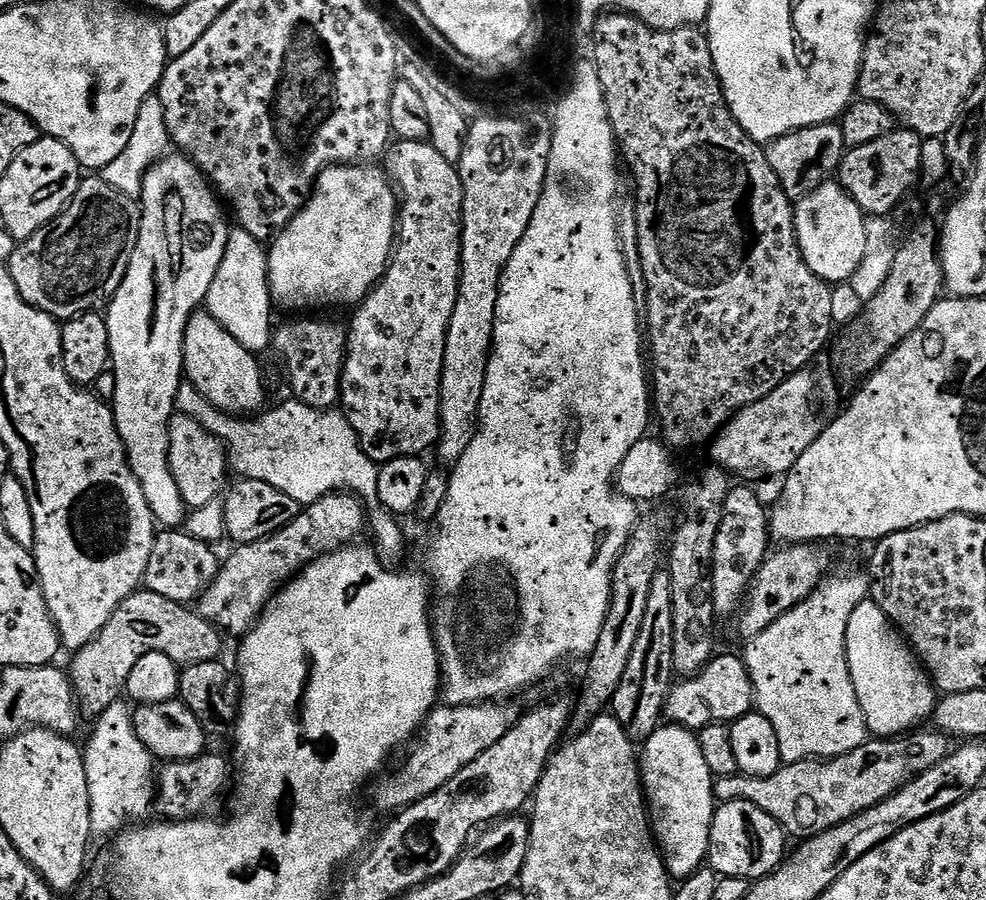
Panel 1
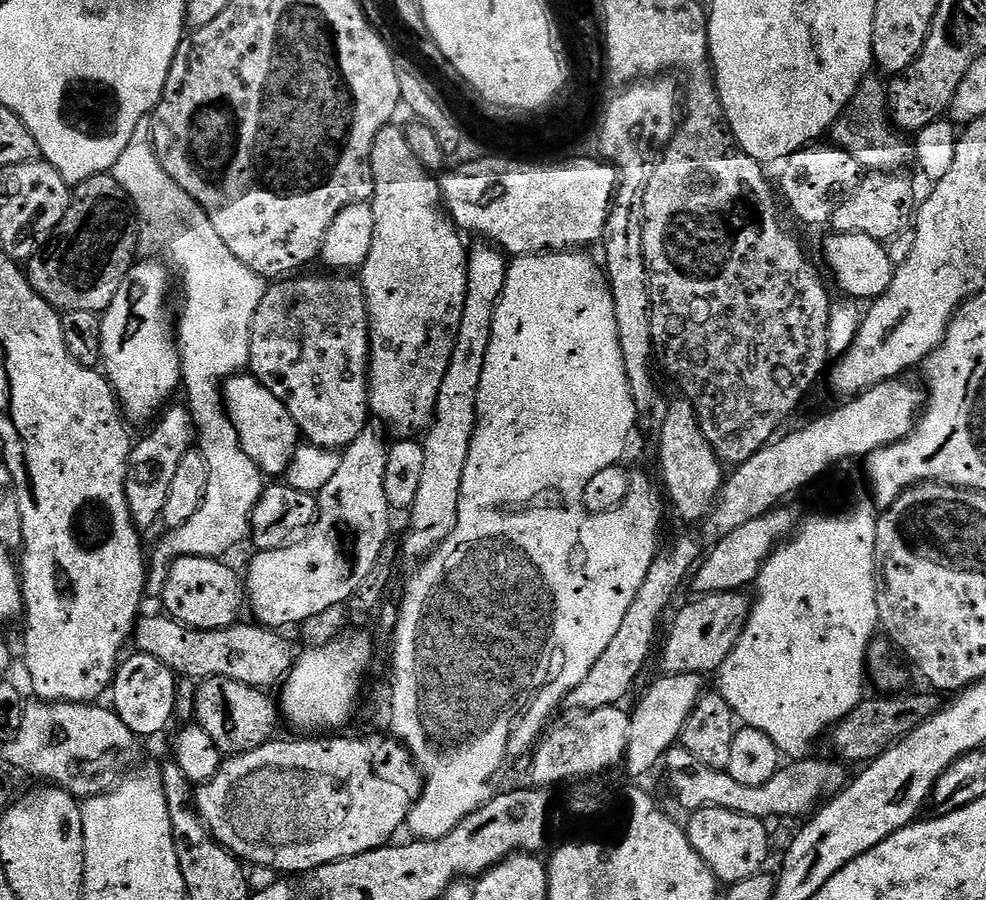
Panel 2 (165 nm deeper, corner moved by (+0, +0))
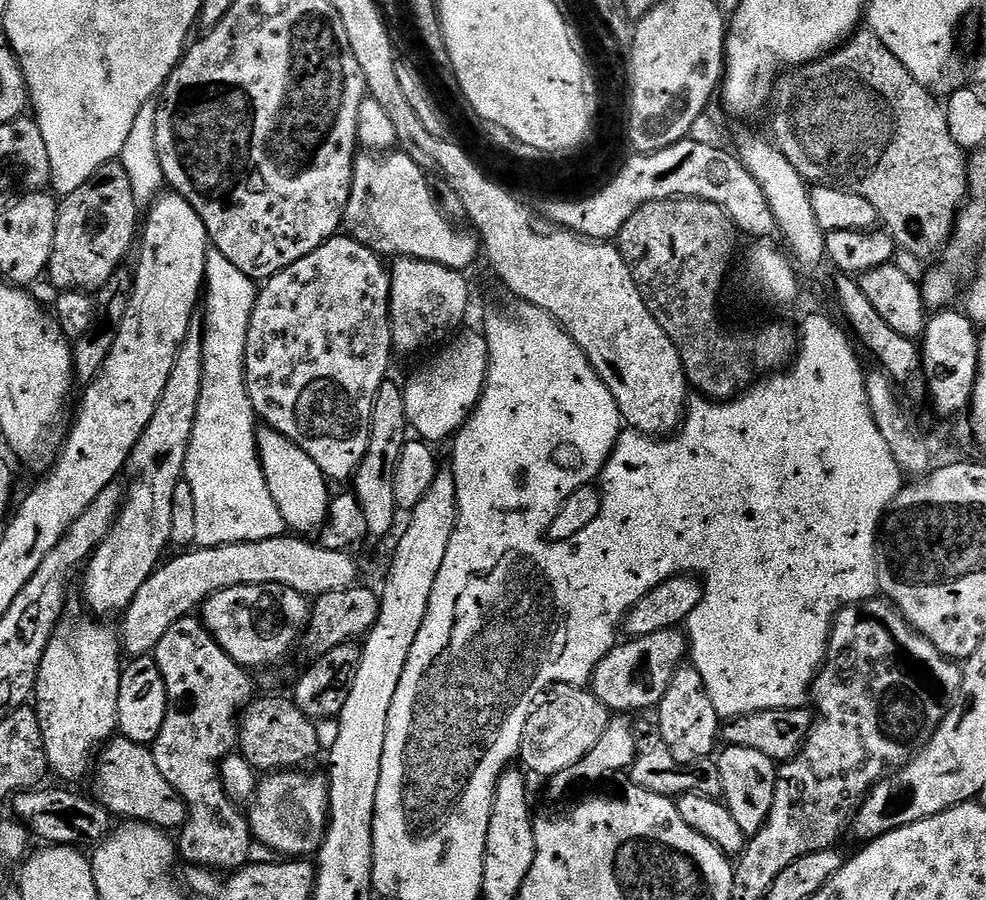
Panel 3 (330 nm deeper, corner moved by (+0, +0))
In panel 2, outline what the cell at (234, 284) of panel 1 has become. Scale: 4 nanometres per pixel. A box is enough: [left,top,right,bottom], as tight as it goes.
[111,118,266,597]

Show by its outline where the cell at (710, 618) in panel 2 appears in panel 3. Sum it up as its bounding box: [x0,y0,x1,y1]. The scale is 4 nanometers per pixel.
[590,628,689,714]

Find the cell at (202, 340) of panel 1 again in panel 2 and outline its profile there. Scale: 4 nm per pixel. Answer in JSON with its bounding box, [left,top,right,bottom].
[222,374,302,477]

